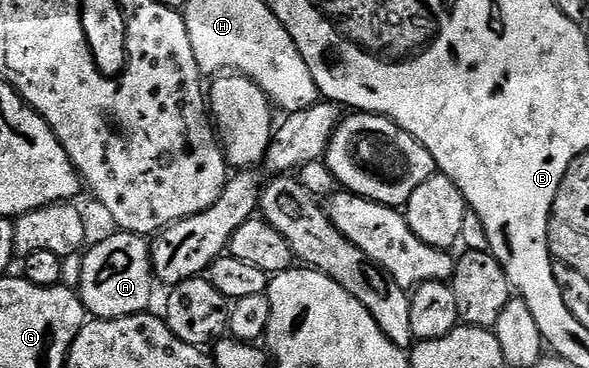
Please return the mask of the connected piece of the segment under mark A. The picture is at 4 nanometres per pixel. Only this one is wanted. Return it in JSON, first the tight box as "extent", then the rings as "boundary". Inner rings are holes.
{"extent":[76,230,151,320],"boundary":[[[118,230],[115,233],[115,236],[110,236],[99,244],[91,243],[85,249],[81,257],[82,268],[76,275],[78,297],[87,313],[100,320],[119,320],[125,316],[137,316],[145,313],[149,309],[146,307],[150,304],[151,245],[143,237],[134,236],[131,232]]]}

